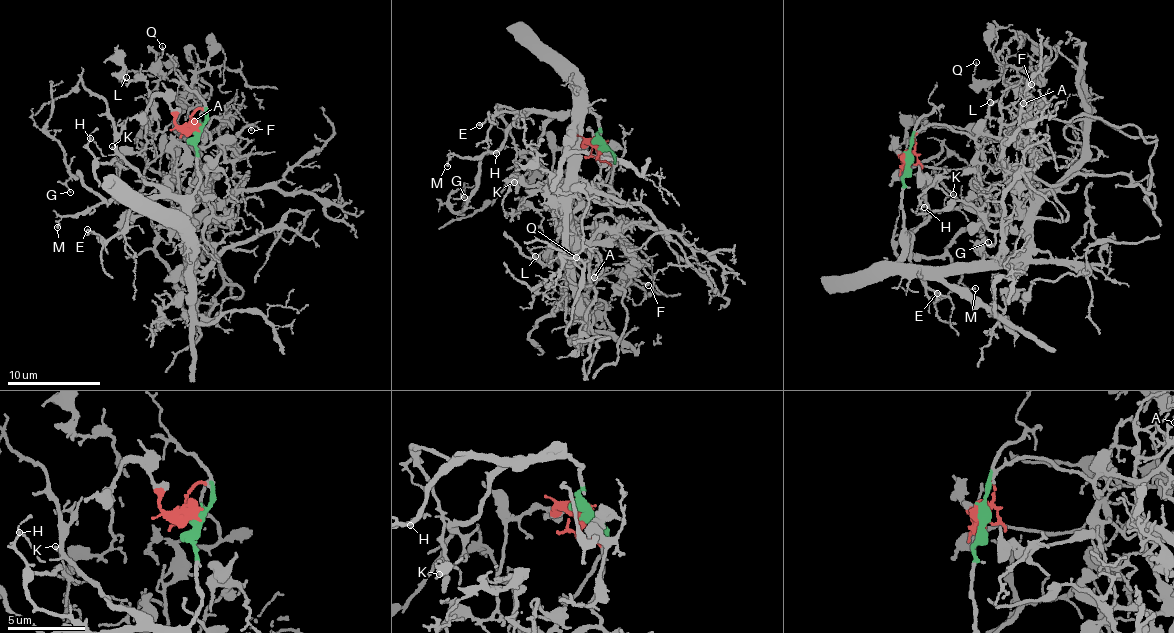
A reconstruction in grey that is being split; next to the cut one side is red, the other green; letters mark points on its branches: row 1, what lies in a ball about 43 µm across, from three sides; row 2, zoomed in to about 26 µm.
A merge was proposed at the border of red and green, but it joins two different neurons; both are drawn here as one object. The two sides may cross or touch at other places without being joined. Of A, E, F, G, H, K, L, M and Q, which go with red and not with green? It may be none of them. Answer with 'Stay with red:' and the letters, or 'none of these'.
Stay with red: A, F, L, Q

